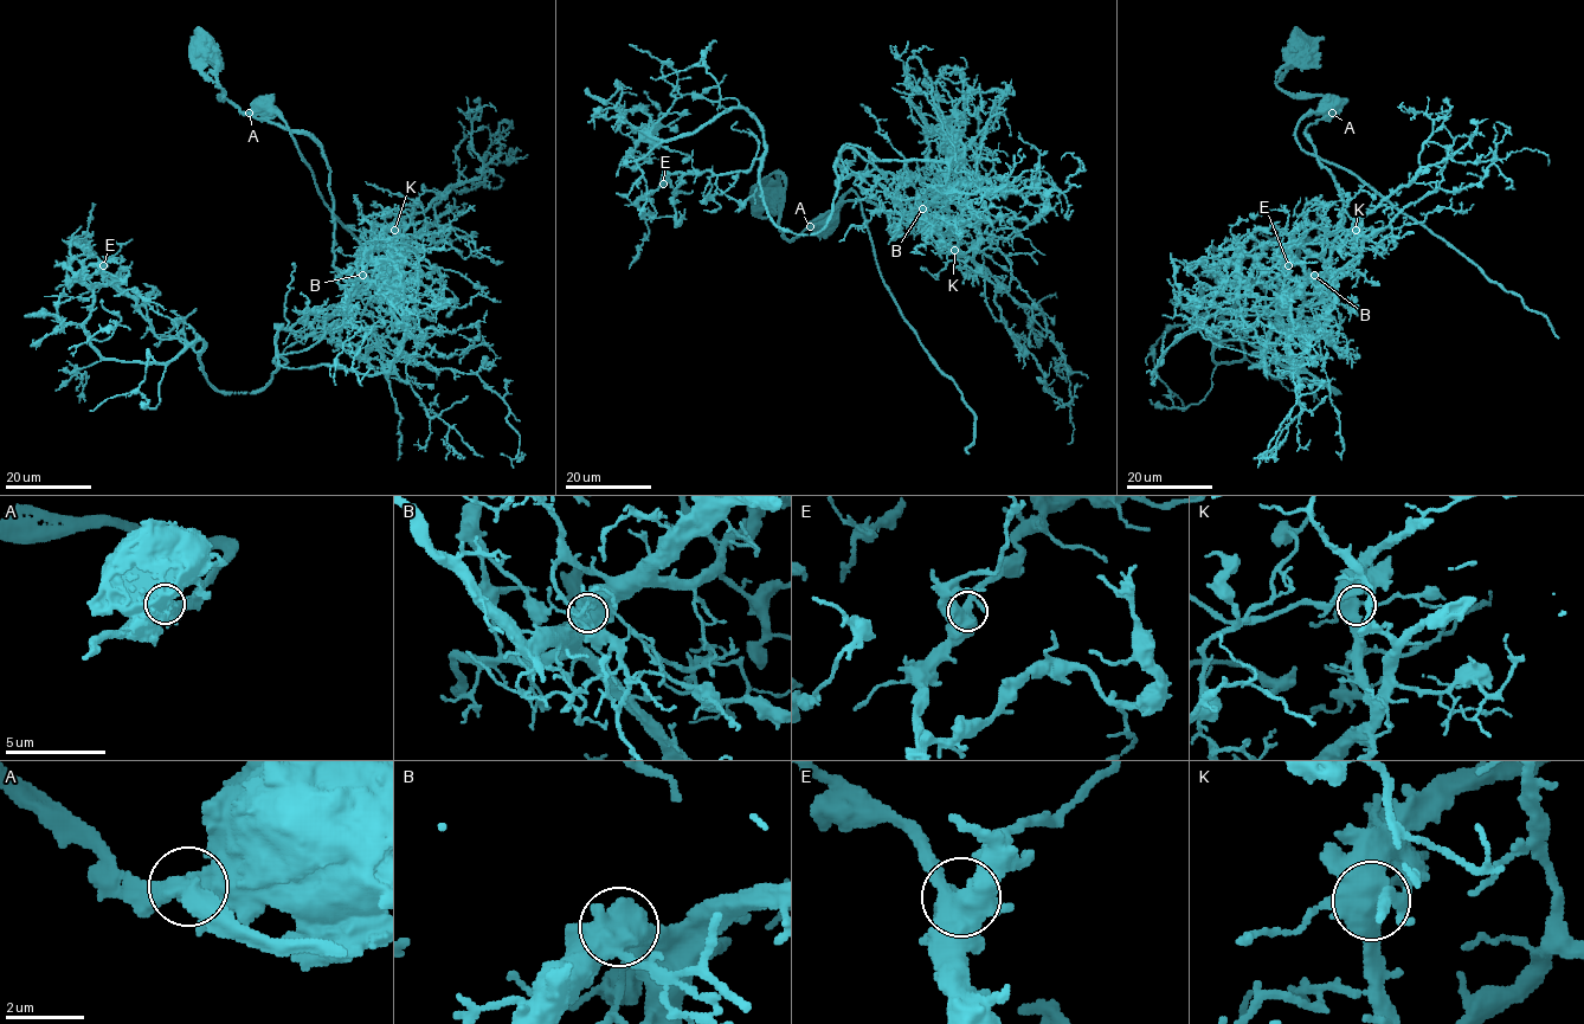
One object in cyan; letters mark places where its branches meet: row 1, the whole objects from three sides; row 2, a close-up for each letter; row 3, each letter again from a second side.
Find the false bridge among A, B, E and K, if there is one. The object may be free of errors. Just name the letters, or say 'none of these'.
A

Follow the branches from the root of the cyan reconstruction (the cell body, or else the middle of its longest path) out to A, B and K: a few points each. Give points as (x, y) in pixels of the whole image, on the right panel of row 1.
A: (1298, 50), (1279, 72), (1275, 84), (1295, 95), (1345, 101), (1332, 113)
B: (1298, 50), (1275, 84), (1345, 101), (1305, 131), (1343, 201), (1324, 276), (1314, 275)
K: (1298, 50), (1275, 84), (1345, 101), (1305, 131), (1343, 201), (1324, 277), (1358, 253), (1356, 230)

